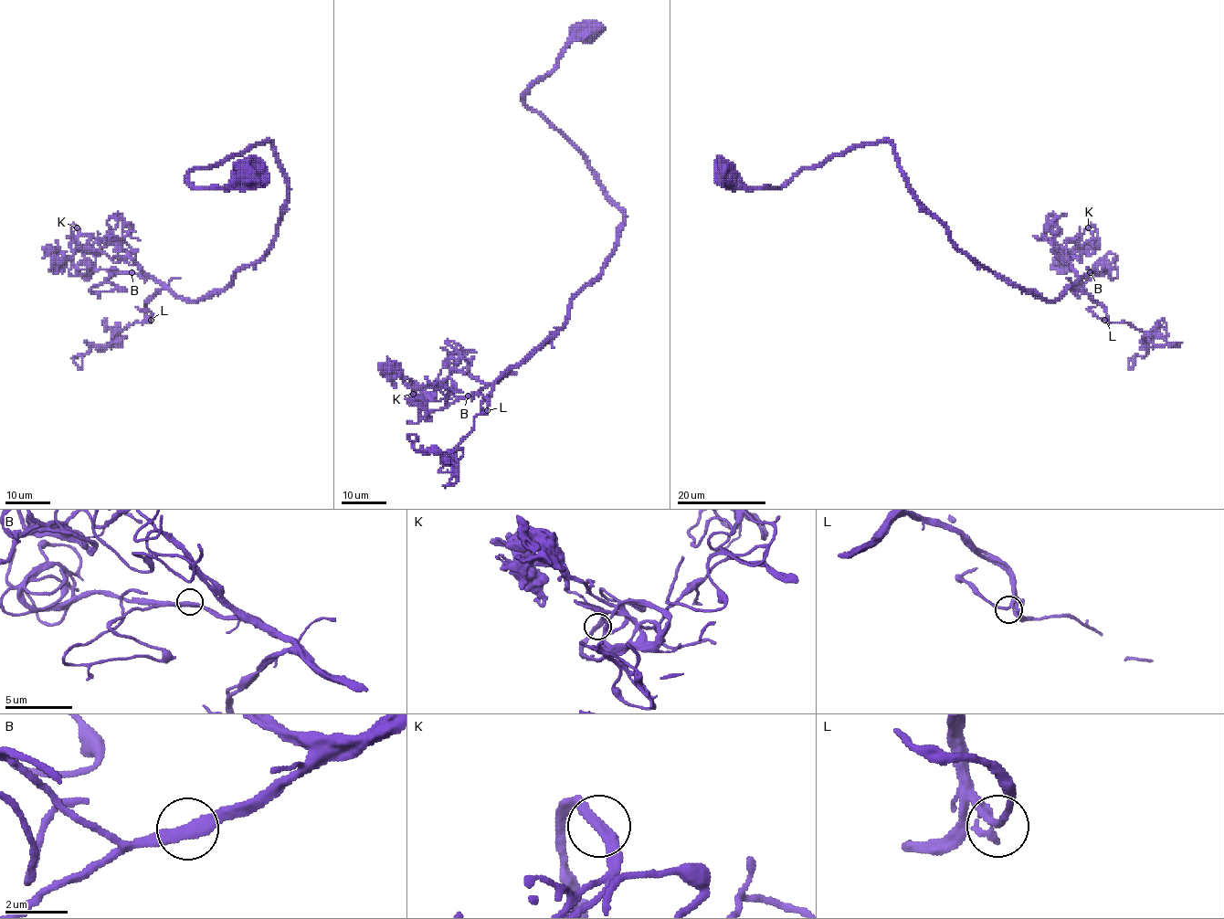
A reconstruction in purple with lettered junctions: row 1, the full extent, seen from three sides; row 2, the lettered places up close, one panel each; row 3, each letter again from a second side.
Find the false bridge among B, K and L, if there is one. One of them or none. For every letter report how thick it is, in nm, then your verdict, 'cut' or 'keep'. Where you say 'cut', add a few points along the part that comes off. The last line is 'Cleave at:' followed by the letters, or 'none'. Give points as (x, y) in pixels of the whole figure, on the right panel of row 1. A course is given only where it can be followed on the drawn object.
B: 300 nm | keep
K: 280 nm | keep
L: 240 nm | keep
Cleave at: none

